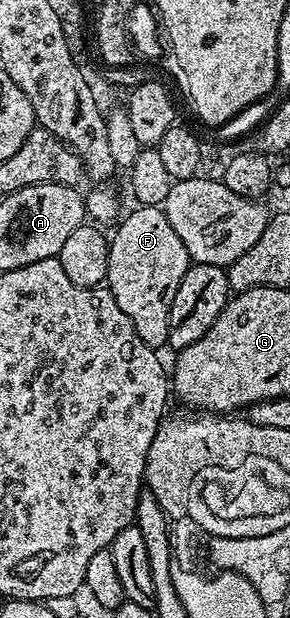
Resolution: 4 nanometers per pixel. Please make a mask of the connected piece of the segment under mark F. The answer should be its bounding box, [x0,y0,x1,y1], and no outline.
[105,205,192,351]

